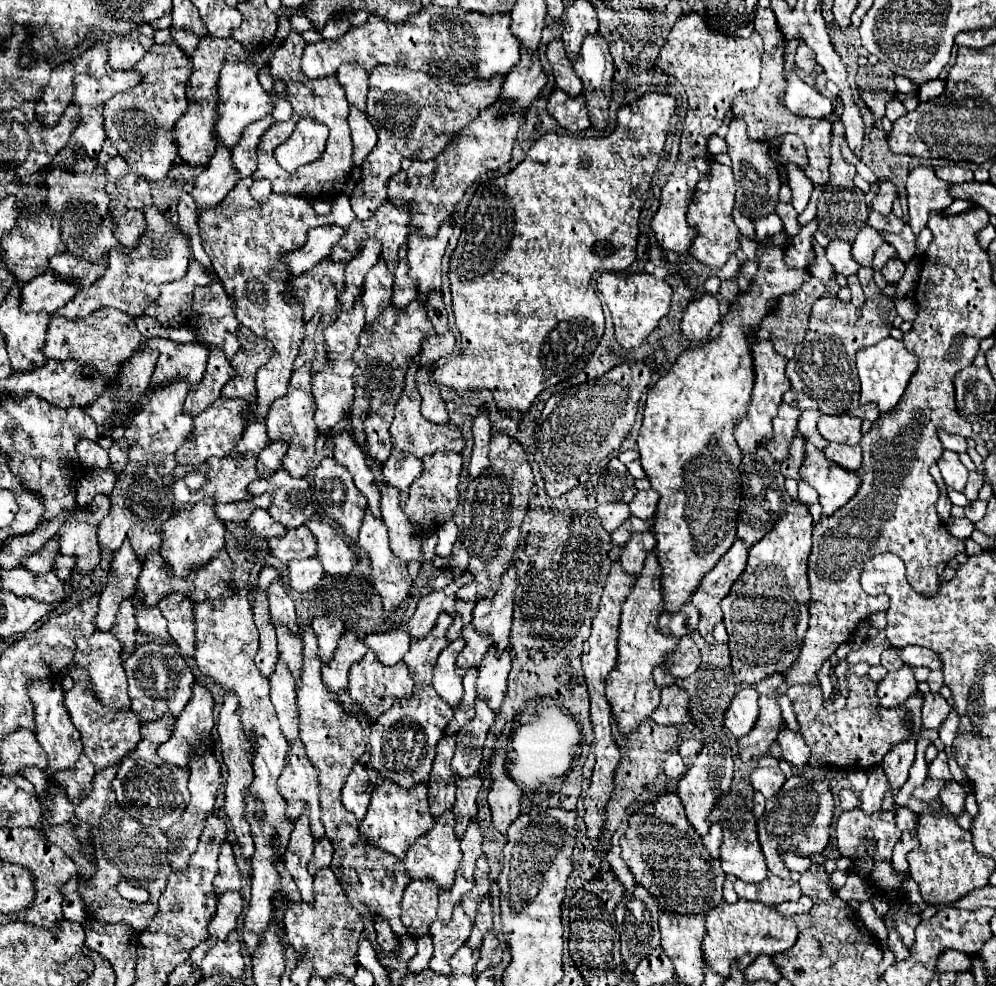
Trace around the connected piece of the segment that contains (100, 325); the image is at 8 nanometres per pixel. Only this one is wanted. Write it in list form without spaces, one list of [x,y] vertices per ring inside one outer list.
[[[98,308],[84,320],[66,320],[60,314],[50,314],[50,324],[48,324],[48,334],[46,334],[46,348],[44,356],[46,358],[56,358],[56,360],[78,360],[84,364],[92,364],[102,376],[108,376],[112,380],[120,368],[120,362],[128,360],[132,352],[144,342],[142,334],[134,326],[132,318],[116,308]]]

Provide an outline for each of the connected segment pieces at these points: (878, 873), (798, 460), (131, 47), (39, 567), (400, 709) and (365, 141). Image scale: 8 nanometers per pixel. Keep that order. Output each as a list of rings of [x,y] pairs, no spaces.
[[[906,806],[894,808],[890,812],[876,812],[866,816],[860,808],[842,812],[836,822],[836,846],[842,856],[854,862],[852,872],[862,876],[868,884],[874,884],[884,894],[890,894],[896,888],[902,888],[906,882],[906,874],[898,874],[892,870],[892,848],[898,844],[904,830],[916,828],[916,816]]]
[[[796,436],[794,442],[792,442],[792,446],[790,446],[788,458],[780,462],[780,472],[784,474],[784,478],[800,480],[800,466],[802,466],[804,456],[806,456],[804,454],[804,446],[806,446],[806,442],[800,436]]]
[[[132,30],[127,35],[113,37],[107,43],[108,65],[112,69],[129,70],[145,55],[146,49],[140,44],[141,34]]]
[[[54,536],[52,540],[48,540],[40,552],[28,556],[24,560],[24,566],[34,572],[34,574],[46,574],[52,570],[52,560],[56,556],[56,552],[60,552],[60,542],[58,542],[58,536]]]
[[[432,686],[416,688],[410,698],[396,702],[370,726],[370,762],[372,768],[402,788],[412,788],[418,782],[428,782],[432,762],[436,758],[436,744],[452,720],[454,710],[446,704]]]
[[[350,106],[348,124],[352,130],[352,140],[354,140],[354,164],[360,166],[366,160],[368,152],[376,146],[378,136],[376,136],[376,130],[372,128],[372,124],[368,120],[368,114],[354,108],[354,106]]]

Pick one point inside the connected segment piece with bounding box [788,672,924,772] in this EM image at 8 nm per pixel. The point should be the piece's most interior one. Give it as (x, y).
(857, 738)

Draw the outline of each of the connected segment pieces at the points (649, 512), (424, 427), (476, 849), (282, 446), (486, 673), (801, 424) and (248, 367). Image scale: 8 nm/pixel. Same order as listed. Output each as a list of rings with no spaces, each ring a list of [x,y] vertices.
[[[640,490],[636,492],[634,500],[630,502],[632,514],[642,518],[642,520],[650,520],[656,514],[656,506],[658,506],[658,492],[656,490]]]
[[[418,358],[412,360],[408,372],[406,372],[406,382],[404,382],[404,392],[400,396],[400,400],[396,402],[396,416],[390,428],[392,434],[392,446],[400,448],[402,452],[410,452],[418,458],[426,456],[426,454],[434,454],[438,450],[452,450],[452,452],[462,452],[466,438],[462,436],[460,428],[456,428],[454,424],[446,422],[446,424],[432,424],[428,422],[422,412],[420,412],[420,392],[418,392],[418,384],[416,384],[416,370],[418,370]]]
[[[472,820],[472,824],[468,824],[464,836],[462,836],[462,864],[460,864],[460,872],[464,872],[466,880],[474,880],[472,872],[474,872],[474,864],[476,860],[482,856],[482,830],[478,826],[476,820]]]
[[[272,442],[268,448],[264,448],[264,452],[258,454],[258,468],[260,468],[260,476],[268,478],[270,474],[276,474],[278,470],[282,470],[282,458],[288,450],[286,442]]]
[[[490,646],[478,674],[478,696],[488,700],[488,706],[498,712],[504,696],[506,696],[506,680],[512,668],[510,648],[506,648],[500,656],[496,656],[496,646]]]
[[[806,410],[806,412],[802,412],[802,416],[800,416],[800,420],[798,420],[798,432],[800,432],[808,442],[812,442],[814,446],[826,448],[828,442],[820,436],[820,432],[818,432],[818,428],[816,428],[816,420],[818,420],[818,418],[820,418],[820,412],[818,412],[818,410]]]
[[[244,326],[238,334],[238,340],[240,340],[240,352],[232,358],[236,378],[232,378],[222,388],[222,396],[256,402],[256,372],[272,358],[274,346]]]

